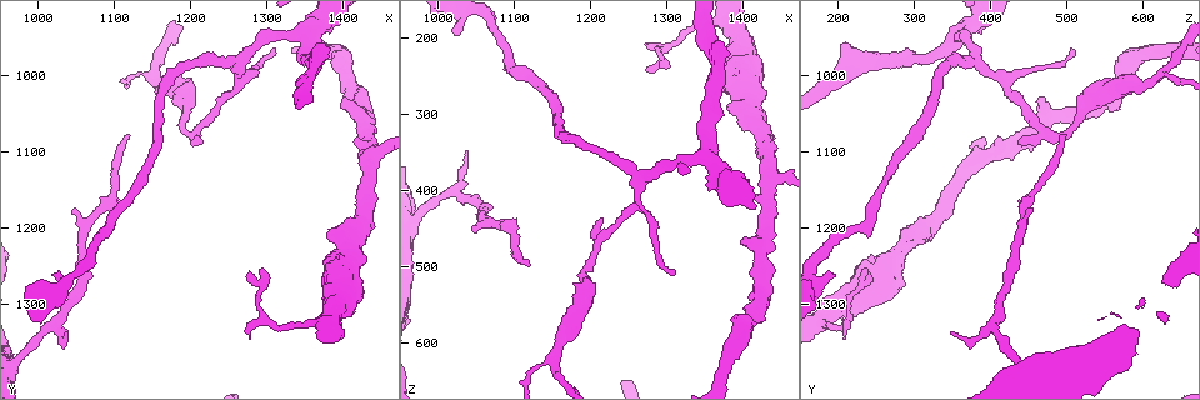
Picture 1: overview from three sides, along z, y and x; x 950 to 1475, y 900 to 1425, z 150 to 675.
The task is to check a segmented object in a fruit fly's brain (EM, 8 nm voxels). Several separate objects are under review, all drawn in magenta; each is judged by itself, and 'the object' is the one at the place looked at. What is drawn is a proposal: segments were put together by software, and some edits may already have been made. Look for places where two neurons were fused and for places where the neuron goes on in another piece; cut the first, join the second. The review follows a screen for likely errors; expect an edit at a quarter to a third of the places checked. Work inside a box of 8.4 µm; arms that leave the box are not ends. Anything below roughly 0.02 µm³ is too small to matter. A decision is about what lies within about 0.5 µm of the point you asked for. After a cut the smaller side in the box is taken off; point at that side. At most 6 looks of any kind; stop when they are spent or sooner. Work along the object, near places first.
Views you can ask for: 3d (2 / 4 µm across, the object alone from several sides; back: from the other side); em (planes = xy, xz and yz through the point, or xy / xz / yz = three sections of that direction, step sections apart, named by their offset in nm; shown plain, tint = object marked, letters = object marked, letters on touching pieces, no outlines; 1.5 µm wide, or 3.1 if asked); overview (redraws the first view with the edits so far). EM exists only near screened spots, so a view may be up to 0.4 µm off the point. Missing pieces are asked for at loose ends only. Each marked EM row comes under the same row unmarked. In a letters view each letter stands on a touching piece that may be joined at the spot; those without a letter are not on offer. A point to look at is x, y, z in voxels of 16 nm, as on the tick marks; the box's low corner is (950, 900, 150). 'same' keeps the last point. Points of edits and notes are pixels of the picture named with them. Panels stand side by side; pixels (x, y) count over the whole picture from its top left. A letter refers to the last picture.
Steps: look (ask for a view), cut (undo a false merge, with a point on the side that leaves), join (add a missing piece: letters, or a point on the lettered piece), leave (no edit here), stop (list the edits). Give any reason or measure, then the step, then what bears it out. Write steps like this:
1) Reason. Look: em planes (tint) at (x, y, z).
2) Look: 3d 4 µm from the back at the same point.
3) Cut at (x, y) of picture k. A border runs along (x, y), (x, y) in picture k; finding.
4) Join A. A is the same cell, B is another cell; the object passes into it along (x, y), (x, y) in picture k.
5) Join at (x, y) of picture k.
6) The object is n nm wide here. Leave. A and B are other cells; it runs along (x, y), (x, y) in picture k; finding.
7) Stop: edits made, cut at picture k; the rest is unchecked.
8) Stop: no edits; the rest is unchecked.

An open end. Look: em planes (tint) at (1025, 1260, 195).

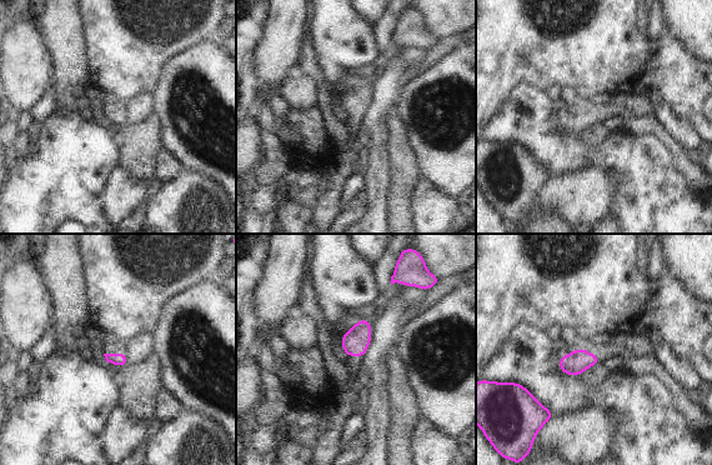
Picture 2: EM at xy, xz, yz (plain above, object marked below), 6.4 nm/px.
What lies round it. Look: em planes (letters) at the same point.

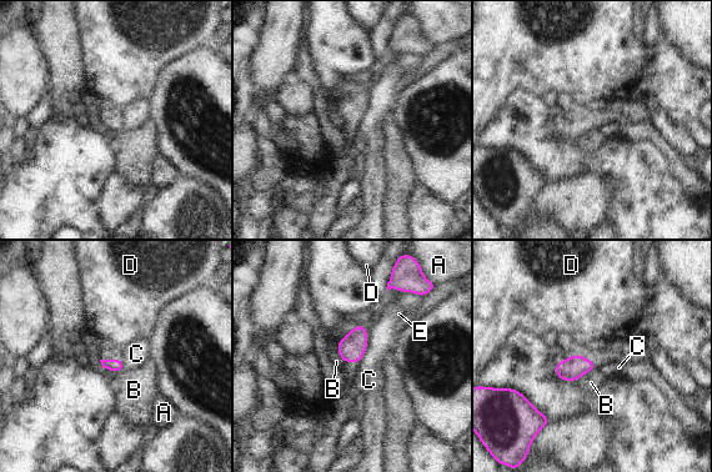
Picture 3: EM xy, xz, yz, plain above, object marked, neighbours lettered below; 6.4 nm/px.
Leave. A, B, C, D and E are other cells; a border runs along (369, 340), (367, 349), (359, 363) in picture 3; no lettered piece goes on from it.

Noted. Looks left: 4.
An open end. Look: em planes (letters) at (1280, 1350, 210).

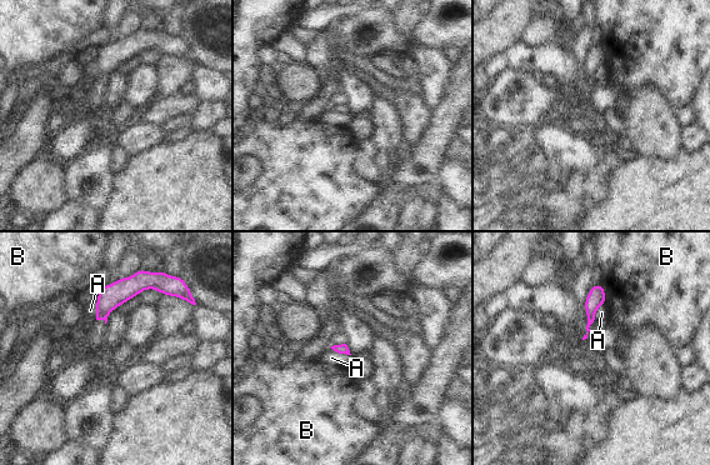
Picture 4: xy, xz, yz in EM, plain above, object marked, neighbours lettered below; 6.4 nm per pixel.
Leave. A and B are other cells; a border runs along (329, 346), (339, 353), (350, 355) in picture 4; no lettered piece goes on from it.

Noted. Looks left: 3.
Thick turns thin. Look: 3d 4 µm at (1200, 1050, 520).

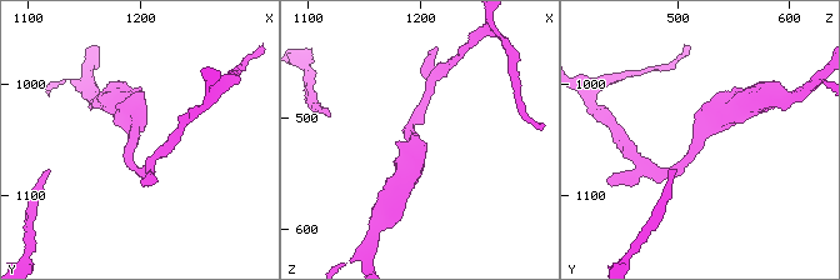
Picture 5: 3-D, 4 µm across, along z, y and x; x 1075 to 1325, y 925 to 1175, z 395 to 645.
Shape alone is not enough. Look: em planes (letters) at (1194, 1046, 522).

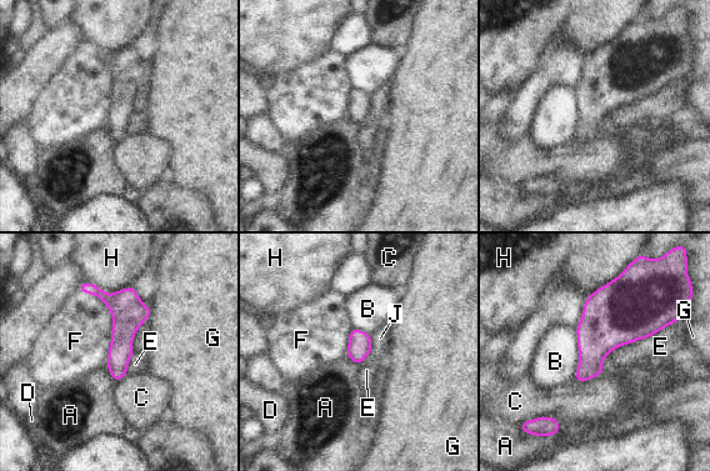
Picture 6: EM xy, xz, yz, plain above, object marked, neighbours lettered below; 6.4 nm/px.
The longest contact is with E, 600 nm. Leave. A, B, C, D, E, F, G, H and J are other cells; it runs along (83, 287), (120, 312), (116, 377) in picture 6; continuous, no second neuron.

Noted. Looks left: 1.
Stop: no edits; the rest is unchecked.

